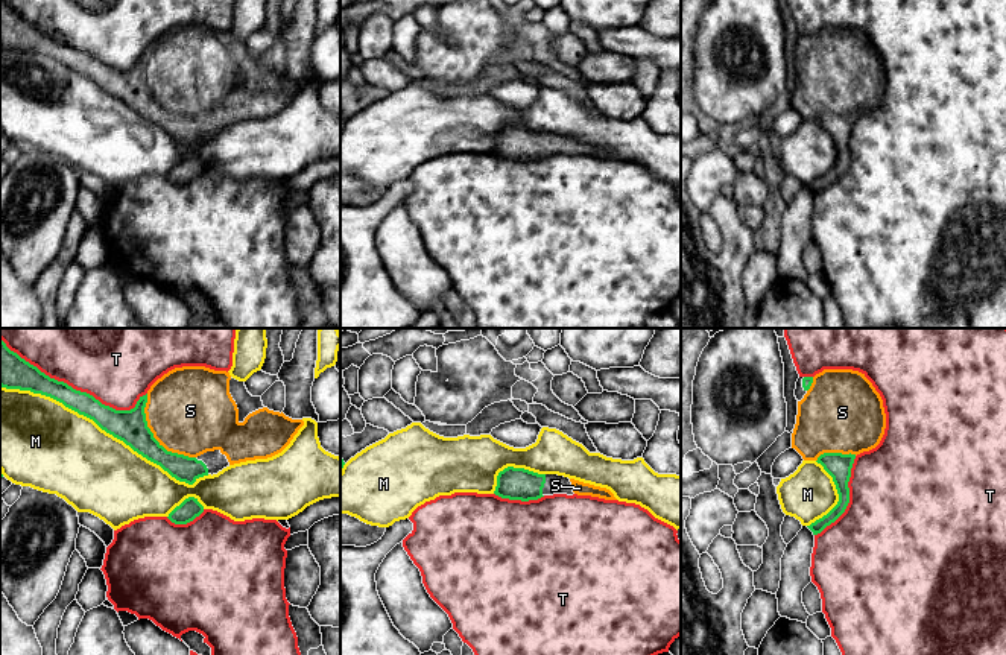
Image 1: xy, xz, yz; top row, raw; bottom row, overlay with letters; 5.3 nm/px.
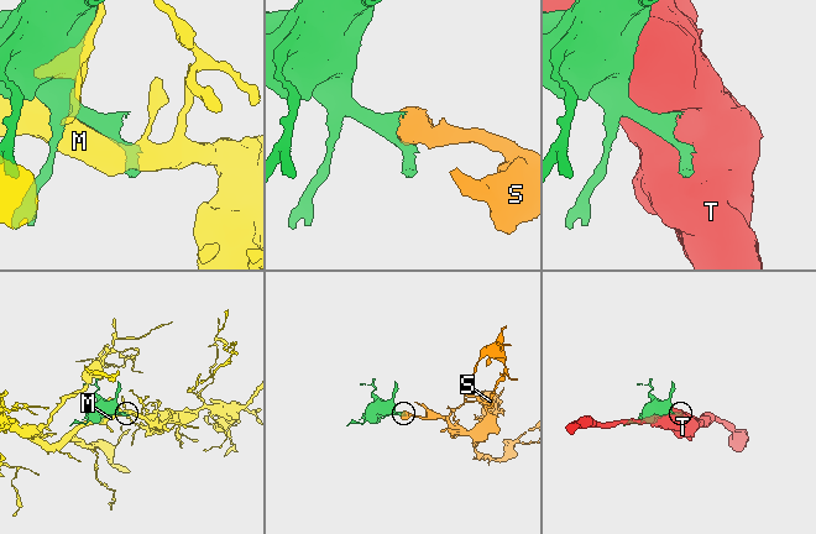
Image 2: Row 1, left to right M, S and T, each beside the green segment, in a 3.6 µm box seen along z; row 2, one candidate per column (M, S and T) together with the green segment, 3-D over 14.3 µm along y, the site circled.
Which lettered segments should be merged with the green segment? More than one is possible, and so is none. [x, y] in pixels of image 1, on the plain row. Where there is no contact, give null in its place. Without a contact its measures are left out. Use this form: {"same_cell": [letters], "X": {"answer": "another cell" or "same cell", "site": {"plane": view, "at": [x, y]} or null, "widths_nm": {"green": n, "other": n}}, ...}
{"same_cell": ["S"], "M": {"answer": "another cell", "site": {"plane": "xy", "at": [105, 90]}, "widths_nm": {"green": 180, "other": 440}}, "S": {"answer": "same cell", "site": {"plane": "xy", "at": [152, 96]}, "widths_nm": {"green": 180, "other": 460}}, "T": {"answer": "another cell", "site": {"plane": "xy", "at": [75, 49]}, "widths_nm": {"green": 140, "other": 360}}}

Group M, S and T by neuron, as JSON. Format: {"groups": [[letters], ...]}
{"groups": [["M"], ["S"], ["T"]]}

